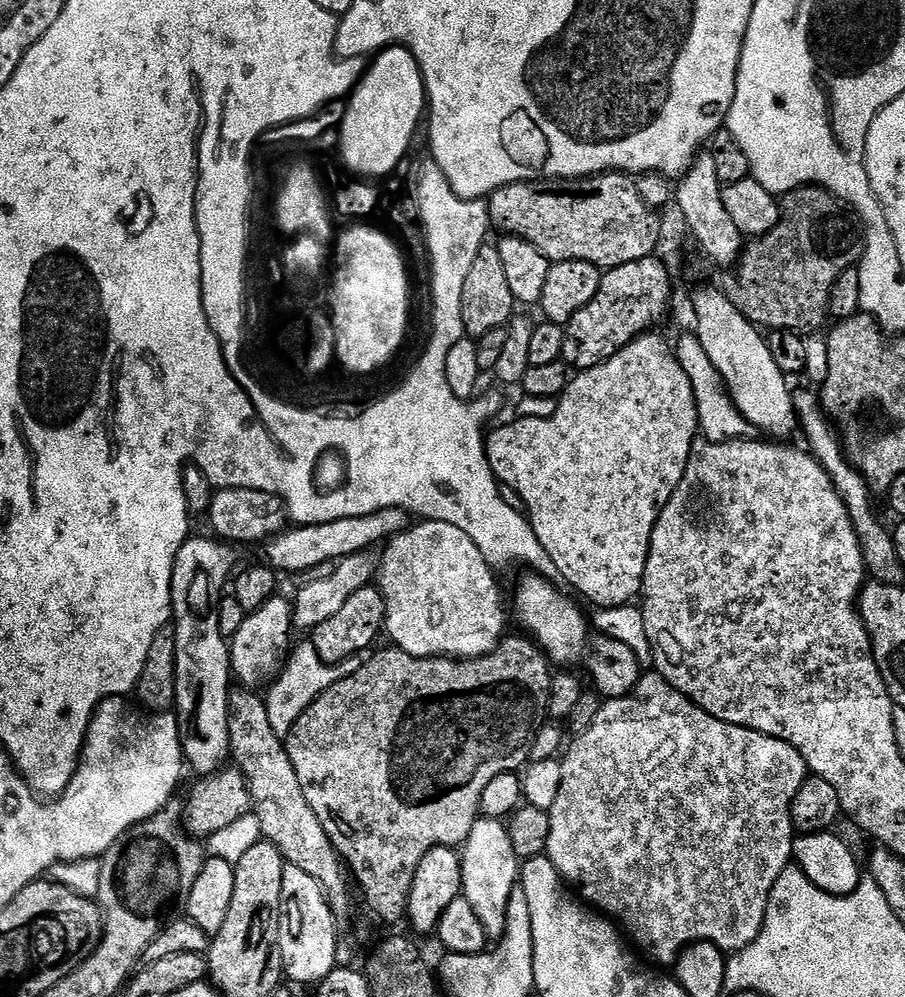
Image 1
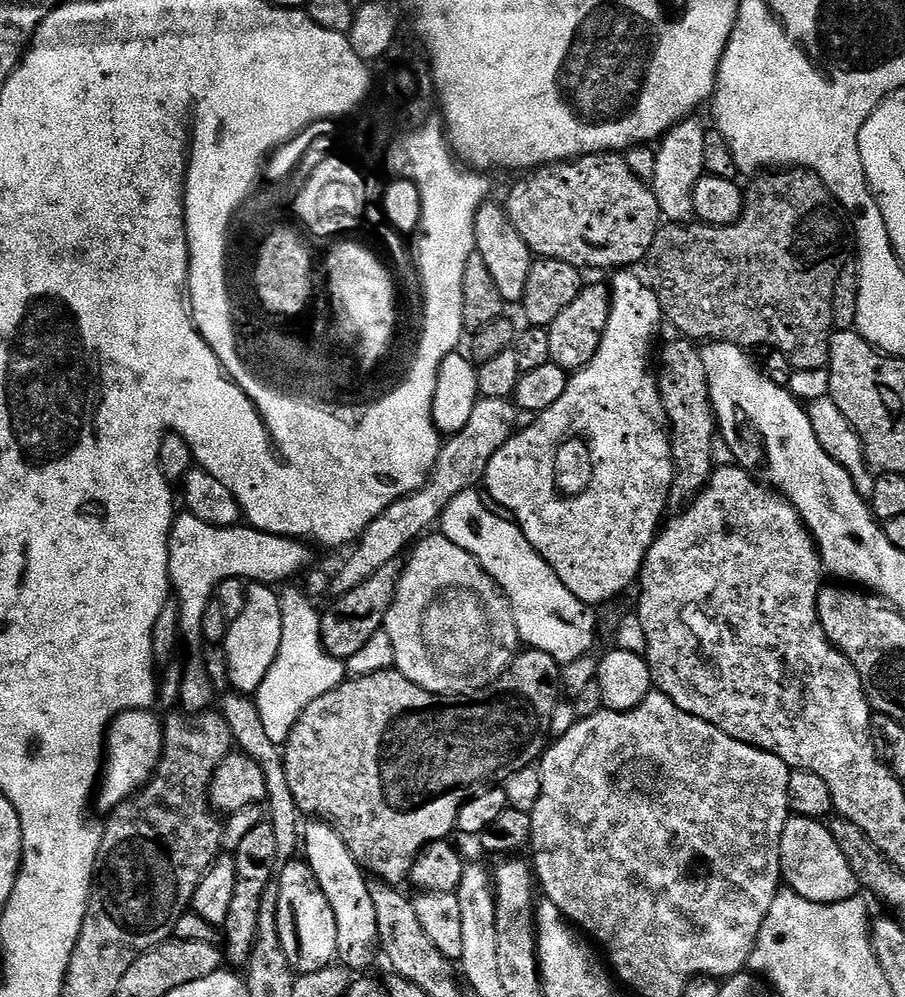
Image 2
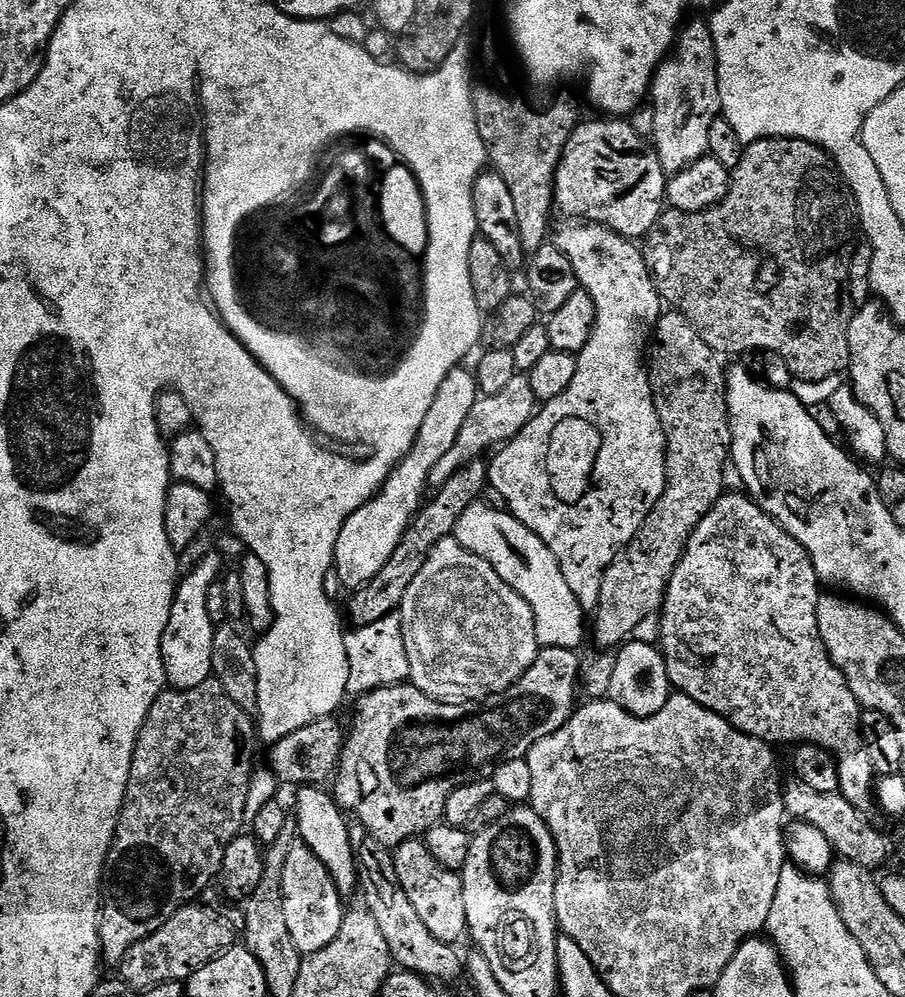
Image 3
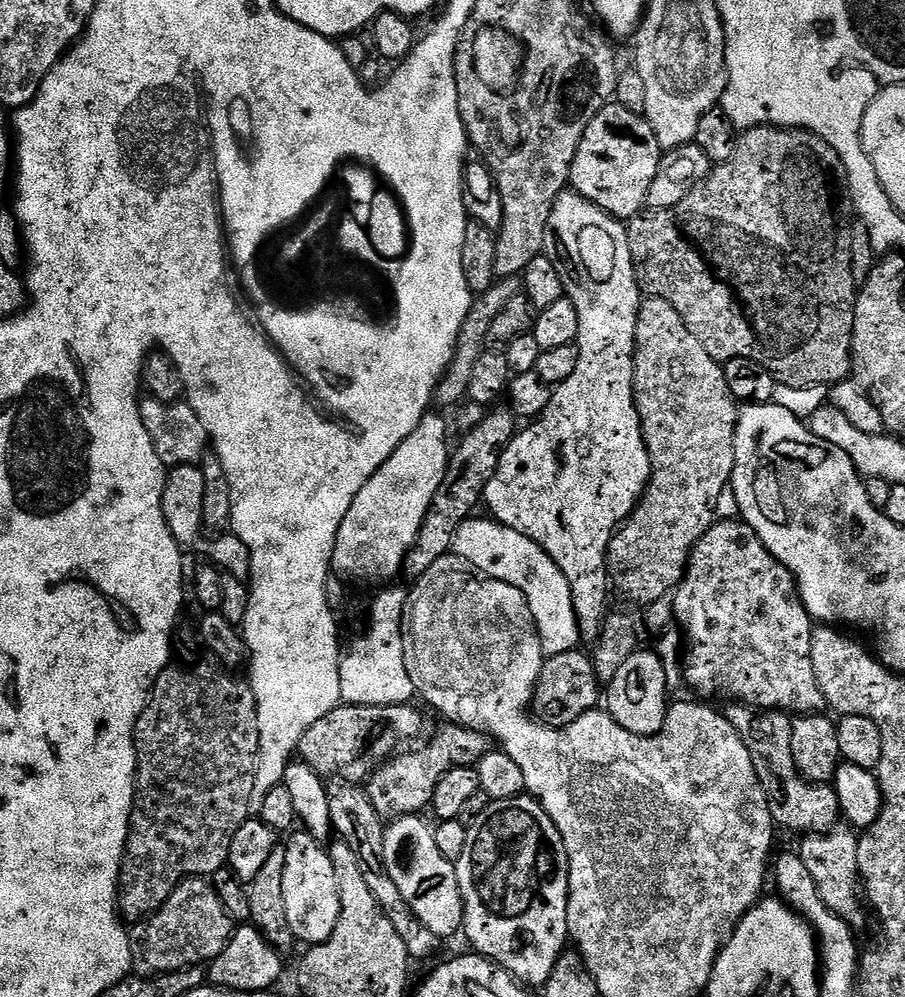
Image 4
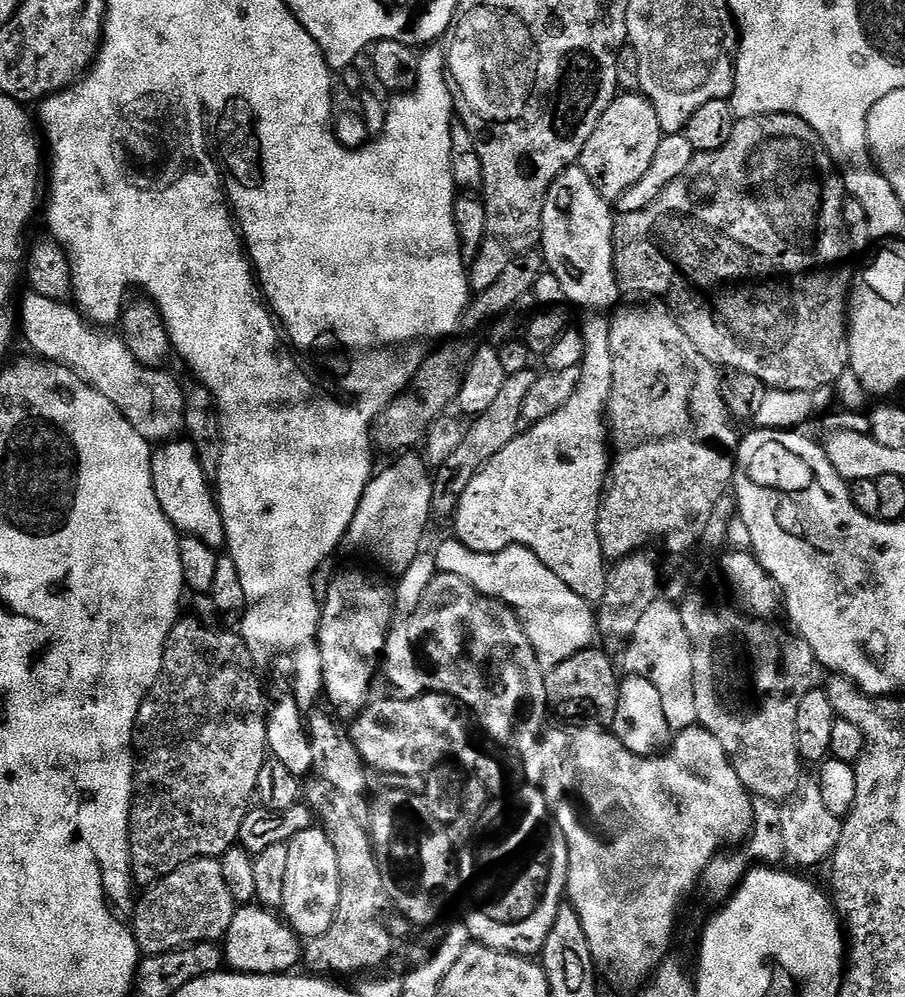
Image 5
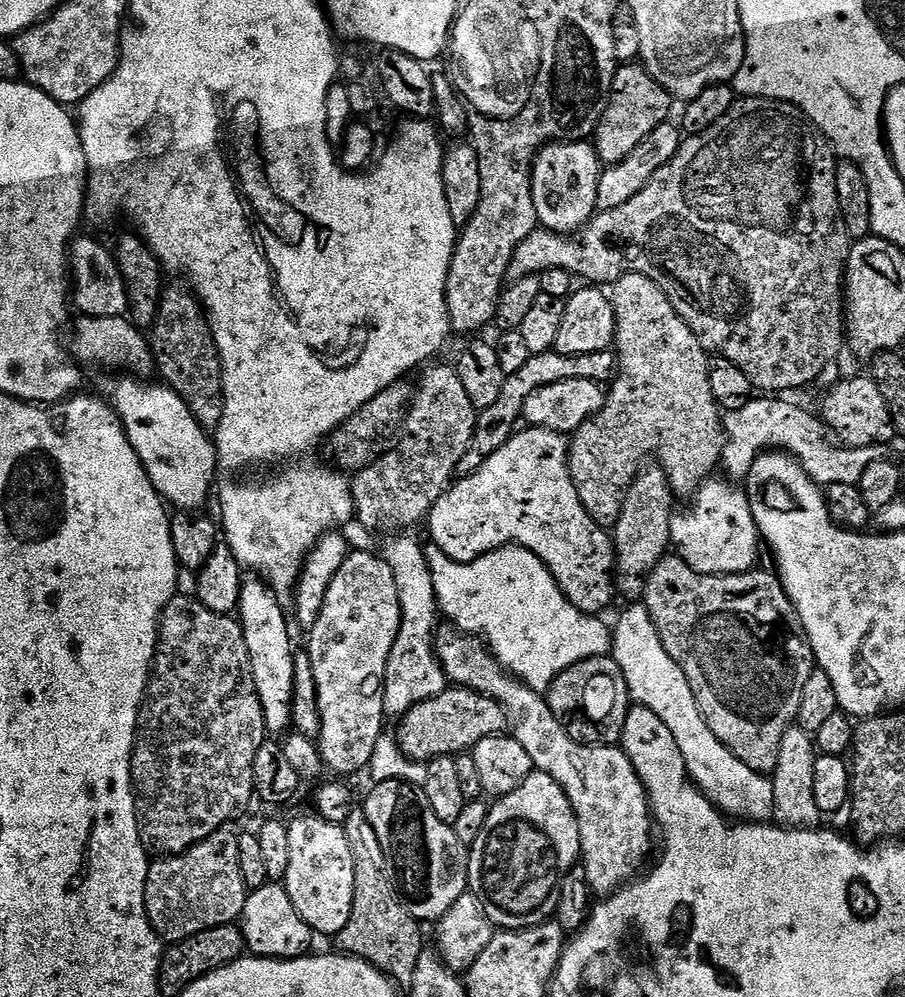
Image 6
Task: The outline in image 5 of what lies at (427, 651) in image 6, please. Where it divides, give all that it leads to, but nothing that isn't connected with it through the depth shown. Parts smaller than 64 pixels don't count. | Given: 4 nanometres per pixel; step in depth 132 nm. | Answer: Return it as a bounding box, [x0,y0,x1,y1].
[382,550,437,700]

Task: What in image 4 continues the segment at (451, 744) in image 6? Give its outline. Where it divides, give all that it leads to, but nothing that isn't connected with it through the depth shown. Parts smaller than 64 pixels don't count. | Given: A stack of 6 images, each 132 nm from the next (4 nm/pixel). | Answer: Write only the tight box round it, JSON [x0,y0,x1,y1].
[299,703,424,785]

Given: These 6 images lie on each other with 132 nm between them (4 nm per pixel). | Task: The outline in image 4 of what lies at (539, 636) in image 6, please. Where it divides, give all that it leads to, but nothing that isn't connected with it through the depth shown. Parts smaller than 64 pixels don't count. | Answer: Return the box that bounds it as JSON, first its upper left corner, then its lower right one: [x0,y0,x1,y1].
[452,518,581,657]

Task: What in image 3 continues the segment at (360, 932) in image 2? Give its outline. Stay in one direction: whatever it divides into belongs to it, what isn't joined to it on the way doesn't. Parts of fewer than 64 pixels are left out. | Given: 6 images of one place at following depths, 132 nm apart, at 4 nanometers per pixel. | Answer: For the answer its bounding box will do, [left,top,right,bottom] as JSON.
[294,786,358,898]

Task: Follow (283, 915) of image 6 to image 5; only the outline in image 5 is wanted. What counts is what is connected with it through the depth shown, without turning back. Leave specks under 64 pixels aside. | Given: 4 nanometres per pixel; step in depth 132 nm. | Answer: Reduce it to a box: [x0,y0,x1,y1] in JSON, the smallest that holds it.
[222,902,302,976]

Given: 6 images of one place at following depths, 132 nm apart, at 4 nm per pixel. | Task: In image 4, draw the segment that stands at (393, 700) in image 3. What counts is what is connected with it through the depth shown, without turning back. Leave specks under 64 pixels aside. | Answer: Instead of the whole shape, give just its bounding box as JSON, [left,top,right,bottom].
[366,650,602,822]

